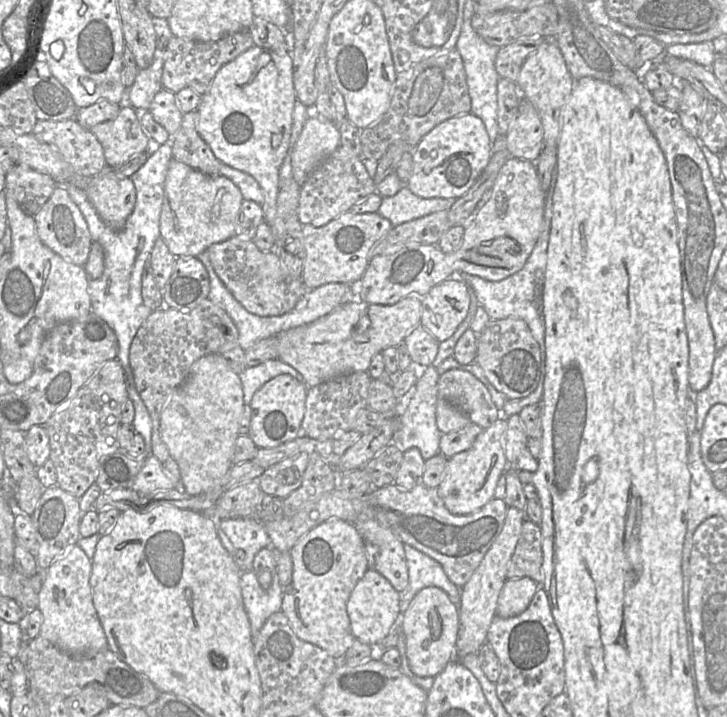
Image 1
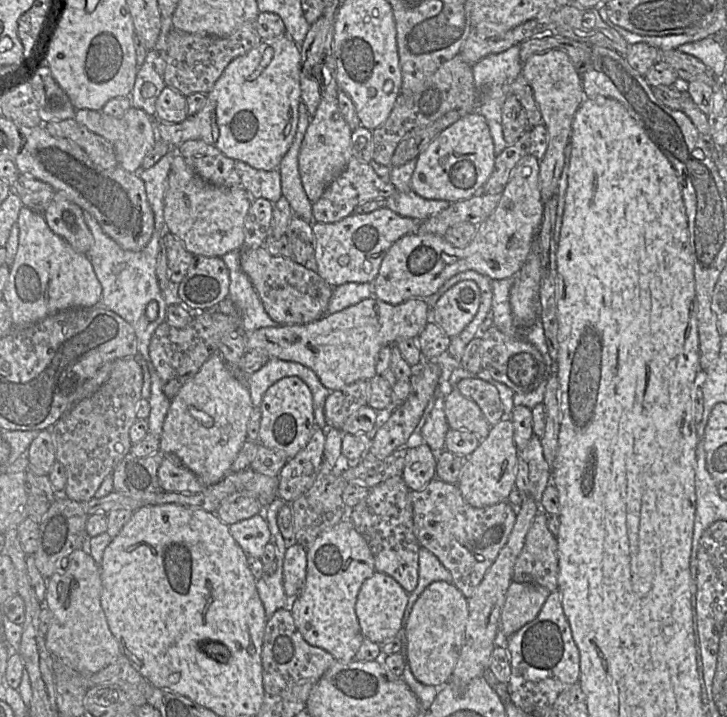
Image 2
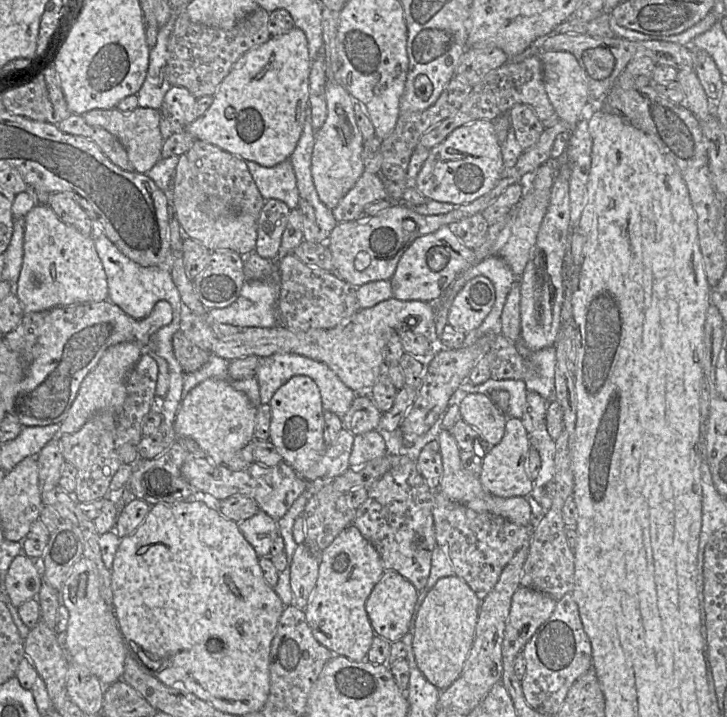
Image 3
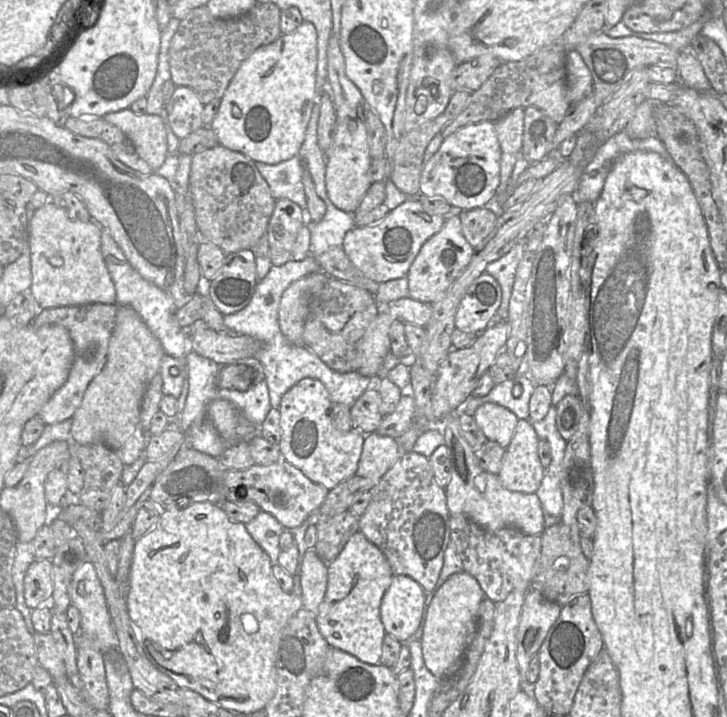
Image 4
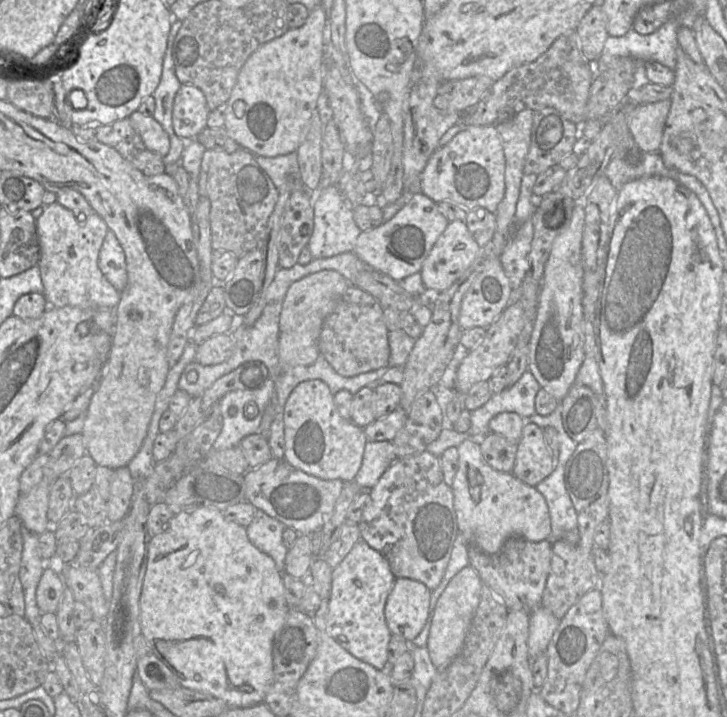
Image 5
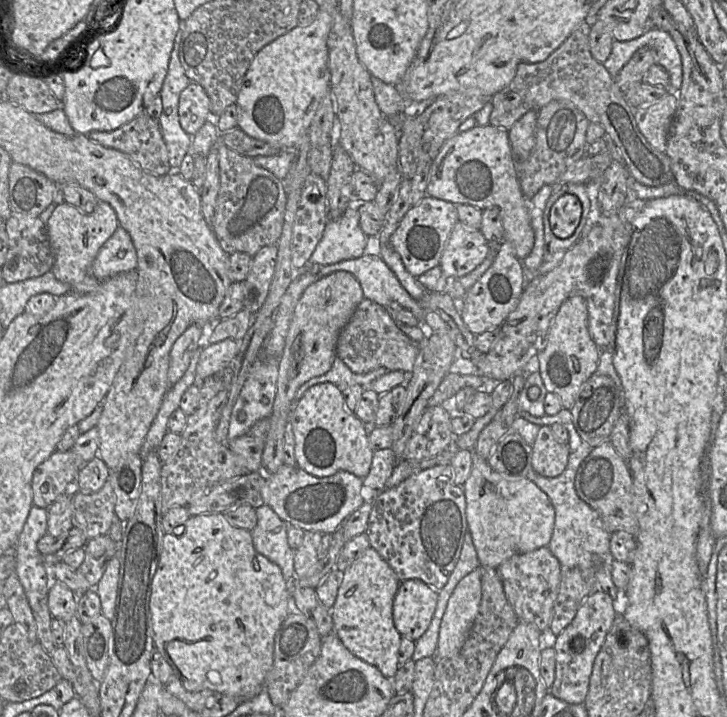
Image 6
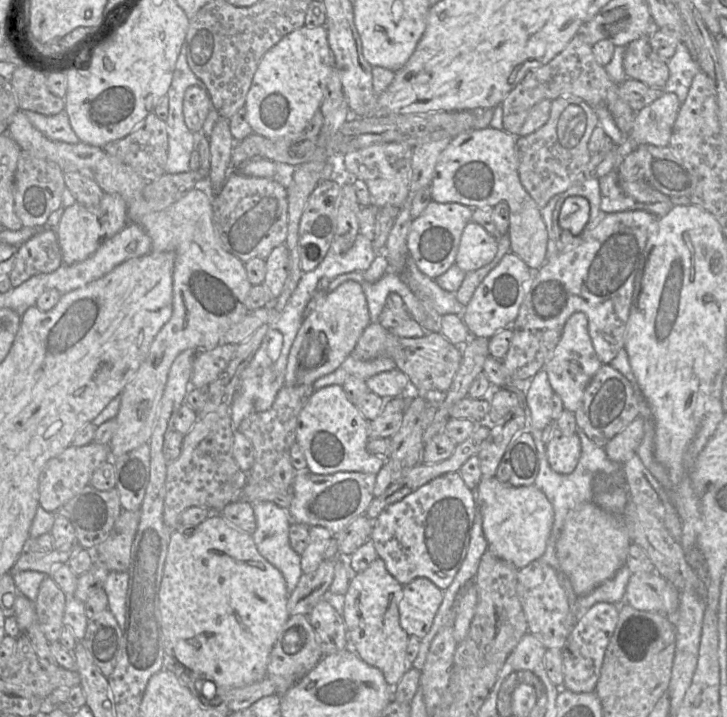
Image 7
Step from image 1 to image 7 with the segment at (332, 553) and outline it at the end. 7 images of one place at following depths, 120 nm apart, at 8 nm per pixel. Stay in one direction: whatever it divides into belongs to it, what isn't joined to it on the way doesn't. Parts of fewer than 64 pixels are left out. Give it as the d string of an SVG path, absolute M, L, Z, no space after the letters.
M377 557L367 569L364 571L358 572L354 575L354 577L351 578L349 581L348 589L346 593L343 596L343 607L341 611L341 616L343 618L343 621L345 623L346 627L346 635L347 635L347 649L353 650L354 653L361 658L365 663L378 668L386 682L390 686L396 686L404 673L410 668L410 665L406 662L406 649L408 645L409 636L408 634L403 630L403 628L400 626L399 623L399 611L398 611L398 603L402 597L402 589L403 585L401 585L386 569L384 561Z

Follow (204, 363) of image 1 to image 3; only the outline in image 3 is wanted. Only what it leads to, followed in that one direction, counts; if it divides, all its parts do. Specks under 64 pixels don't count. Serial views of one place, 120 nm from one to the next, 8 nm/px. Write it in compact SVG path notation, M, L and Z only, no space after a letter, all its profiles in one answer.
M207 379L195 386L181 401L173 427L178 438L193 439L212 463L224 465L225 461L254 440L257 409L245 393L234 389L229 382Z

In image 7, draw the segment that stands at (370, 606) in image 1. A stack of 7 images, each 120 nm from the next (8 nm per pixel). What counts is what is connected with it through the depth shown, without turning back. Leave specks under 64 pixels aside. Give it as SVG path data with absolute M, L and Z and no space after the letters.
M425 577L403 586L398 603L399 623L409 637L423 638L430 630L443 599L443 591Z

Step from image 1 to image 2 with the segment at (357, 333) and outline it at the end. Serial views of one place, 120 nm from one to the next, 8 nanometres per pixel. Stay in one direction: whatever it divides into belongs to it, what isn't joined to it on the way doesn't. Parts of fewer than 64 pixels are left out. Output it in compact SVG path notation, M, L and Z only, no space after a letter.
M372 296L314 322L265 327L246 333L246 347L248 351L265 351L269 359L297 362L310 368L332 392L358 380L369 381L376 375L375 365L381 348L402 339L417 338L427 323L428 306L422 299L392 305Z

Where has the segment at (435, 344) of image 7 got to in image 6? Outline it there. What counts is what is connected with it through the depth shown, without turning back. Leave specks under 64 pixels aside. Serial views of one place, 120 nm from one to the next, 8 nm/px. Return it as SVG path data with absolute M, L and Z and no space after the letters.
M367 298L357 306L336 342L336 356L356 374L367 373L380 367L410 374L419 352L420 346L397 328L386 308Z

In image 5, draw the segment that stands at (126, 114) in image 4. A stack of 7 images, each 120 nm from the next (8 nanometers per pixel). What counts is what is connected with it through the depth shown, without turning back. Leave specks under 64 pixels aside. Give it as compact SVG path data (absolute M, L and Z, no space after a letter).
M139 110L133 112L128 120L141 136L145 146L164 158L170 150L170 139L161 124L153 116L146 116Z

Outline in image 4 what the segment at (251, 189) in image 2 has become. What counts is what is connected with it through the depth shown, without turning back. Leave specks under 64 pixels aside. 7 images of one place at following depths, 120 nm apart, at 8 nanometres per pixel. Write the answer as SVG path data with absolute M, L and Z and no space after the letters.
M298 155L271 165L255 162L256 167L269 185L275 200L288 199L298 204L306 213L306 196L303 185L303 163Z

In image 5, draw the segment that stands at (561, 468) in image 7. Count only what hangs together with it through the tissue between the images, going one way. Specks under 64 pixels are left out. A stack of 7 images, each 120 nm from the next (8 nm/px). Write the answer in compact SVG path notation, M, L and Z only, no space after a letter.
M526 423L518 444L512 474L523 483L535 487L555 469L553 458L546 448L543 429Z

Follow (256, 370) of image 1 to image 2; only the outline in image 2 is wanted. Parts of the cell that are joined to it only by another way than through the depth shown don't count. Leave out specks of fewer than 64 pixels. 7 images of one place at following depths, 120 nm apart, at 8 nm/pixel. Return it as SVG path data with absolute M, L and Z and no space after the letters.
M271 358L258 371L247 376L247 388L254 407L259 407L267 389L282 378L296 376L310 389L313 400L314 420L319 428L325 428L325 400L331 393L320 382L316 373L310 368L292 361Z

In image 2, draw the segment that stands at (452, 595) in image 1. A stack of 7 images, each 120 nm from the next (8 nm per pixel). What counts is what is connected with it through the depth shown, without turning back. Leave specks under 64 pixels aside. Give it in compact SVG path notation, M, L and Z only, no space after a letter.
M421 547L419 551L419 578L417 587L409 594L409 600L402 619L402 631L405 628L408 617L416 600L422 592L435 581L452 583L453 578L449 570L429 550Z

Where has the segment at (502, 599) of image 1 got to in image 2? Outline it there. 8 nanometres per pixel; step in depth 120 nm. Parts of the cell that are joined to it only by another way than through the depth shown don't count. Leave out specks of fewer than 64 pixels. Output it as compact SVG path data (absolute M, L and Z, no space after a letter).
M512 581L507 589L499 621L500 640L505 640L533 621L550 591L528 582Z

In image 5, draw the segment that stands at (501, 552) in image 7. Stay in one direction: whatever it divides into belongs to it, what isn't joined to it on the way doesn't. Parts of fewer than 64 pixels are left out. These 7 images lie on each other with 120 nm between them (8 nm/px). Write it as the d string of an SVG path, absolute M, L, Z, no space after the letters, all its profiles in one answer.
M465 440L458 447L459 467L452 484L454 509L458 532L463 534L469 544L482 552L492 555L497 553L510 537L521 537L530 542L547 541L551 535L549 510L544 497L535 487L529 486L512 473L499 472L483 459L477 440Z

